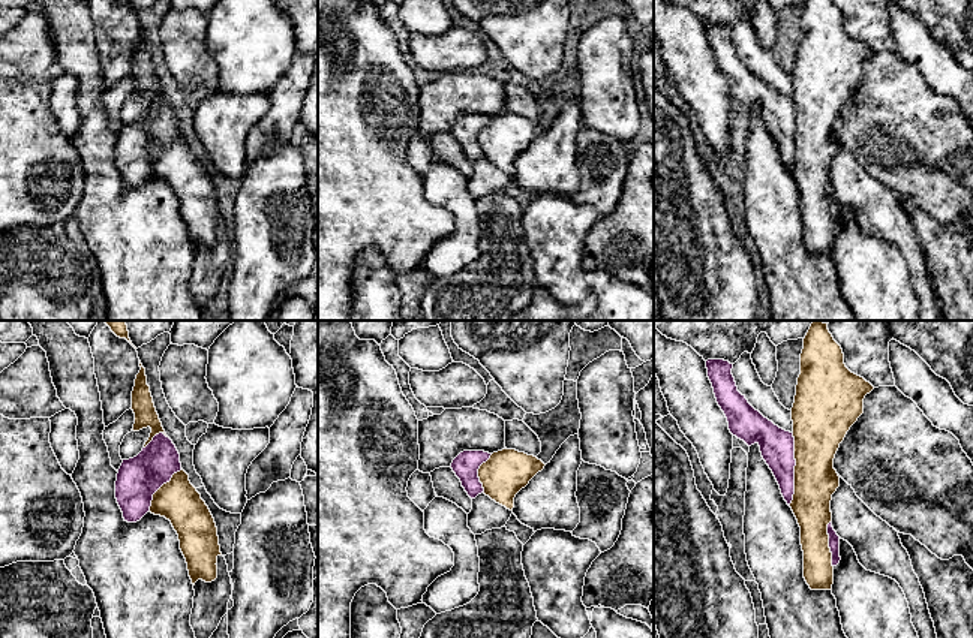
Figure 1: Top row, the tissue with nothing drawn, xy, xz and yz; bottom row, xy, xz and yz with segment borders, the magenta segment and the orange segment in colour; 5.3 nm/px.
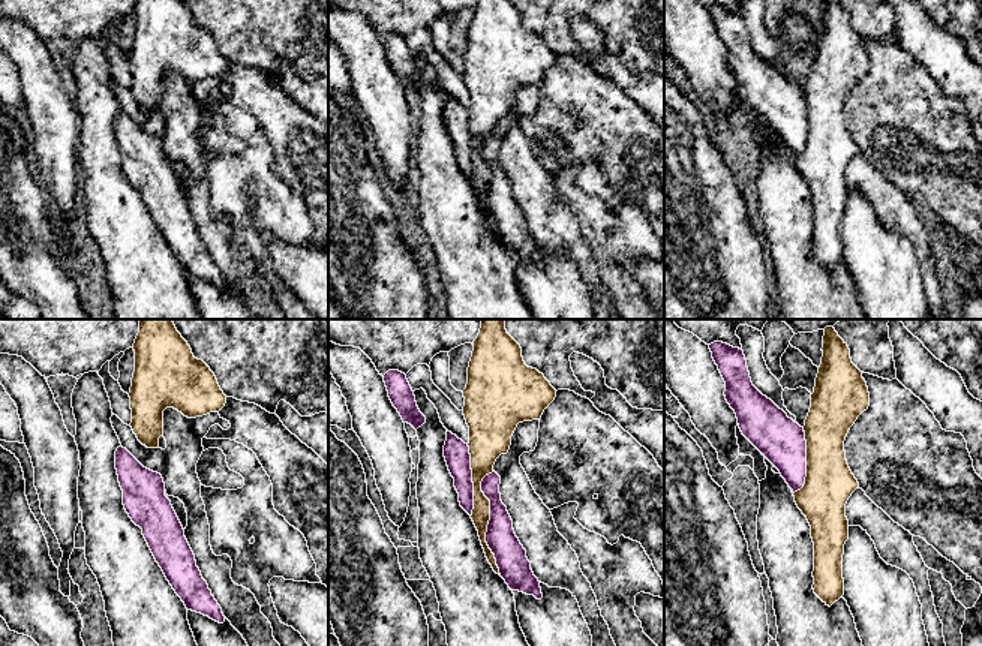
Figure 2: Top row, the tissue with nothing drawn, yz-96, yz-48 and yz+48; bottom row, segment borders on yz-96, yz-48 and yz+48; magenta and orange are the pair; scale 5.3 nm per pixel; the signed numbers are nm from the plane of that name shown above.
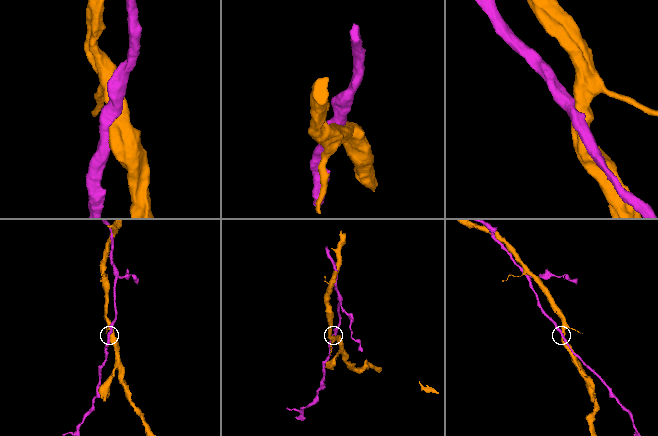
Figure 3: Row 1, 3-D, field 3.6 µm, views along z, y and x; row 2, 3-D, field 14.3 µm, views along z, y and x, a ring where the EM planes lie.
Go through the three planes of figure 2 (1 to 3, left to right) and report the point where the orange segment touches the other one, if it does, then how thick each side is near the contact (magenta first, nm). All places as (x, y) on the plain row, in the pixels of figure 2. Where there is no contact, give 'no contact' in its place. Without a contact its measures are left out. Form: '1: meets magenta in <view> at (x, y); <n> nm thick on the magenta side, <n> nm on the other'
1: no contact
2: meets magenta in yz-48 at (489, 186); 160 nm thick on the magenta side, 100 nm on the other
3: meets magenta in yz+48 at (805, 126); 240 nm thick on the magenta side, 260 nm on the other

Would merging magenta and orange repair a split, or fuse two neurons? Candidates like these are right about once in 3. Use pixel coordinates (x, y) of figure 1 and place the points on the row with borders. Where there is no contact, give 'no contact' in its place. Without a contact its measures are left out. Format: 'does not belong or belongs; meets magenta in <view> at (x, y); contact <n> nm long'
does not belong; meets magenta in yz at (793, 469); contact 400 nm long

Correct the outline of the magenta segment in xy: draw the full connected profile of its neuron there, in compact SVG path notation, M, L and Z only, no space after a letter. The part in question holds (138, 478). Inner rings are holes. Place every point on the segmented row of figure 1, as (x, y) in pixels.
M163 433L156 434L136 457L123 460L115 499L124 521L139 521L150 511L153 494L180 470L180 454Z

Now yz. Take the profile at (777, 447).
M708 359L706 368L717 403L727 418L730 433L748 446L754 443L760 446L762 457L772 470L781 494L790 506L795 494L796 466L793 433L765 418L738 391L732 374L733 364L724 359Z

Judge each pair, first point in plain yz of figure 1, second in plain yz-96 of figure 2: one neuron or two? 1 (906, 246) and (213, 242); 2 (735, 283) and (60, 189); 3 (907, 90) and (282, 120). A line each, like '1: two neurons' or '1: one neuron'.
1: one neuron
2: two neurons
3: one neuron

